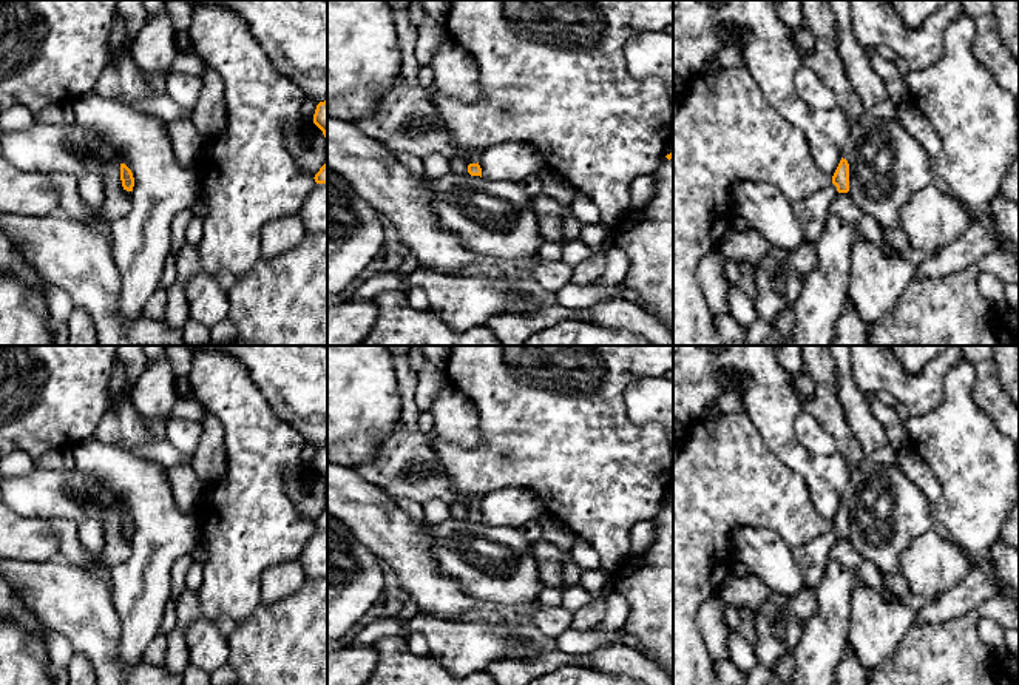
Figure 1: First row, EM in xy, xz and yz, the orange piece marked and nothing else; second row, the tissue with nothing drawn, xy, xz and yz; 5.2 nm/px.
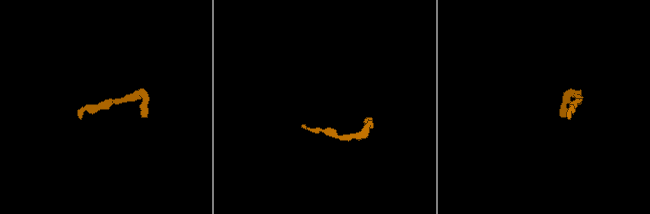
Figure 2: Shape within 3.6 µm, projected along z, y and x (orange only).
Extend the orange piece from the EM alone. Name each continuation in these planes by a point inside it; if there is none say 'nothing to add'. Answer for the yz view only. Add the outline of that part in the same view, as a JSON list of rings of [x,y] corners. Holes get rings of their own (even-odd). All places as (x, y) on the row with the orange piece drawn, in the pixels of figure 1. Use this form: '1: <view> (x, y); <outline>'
1: yz (811, 213); [[[831,184],[806,199],[792,202],[795,218],[803,228],[804,242],[817,242],[837,194],[837,187]]]

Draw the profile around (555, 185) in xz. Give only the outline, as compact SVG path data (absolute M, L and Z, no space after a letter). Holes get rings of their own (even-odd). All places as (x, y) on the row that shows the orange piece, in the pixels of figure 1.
M548 165L539 171L539 176L543 184L542 193L553 197L560 205L571 204L576 199L579 191Z

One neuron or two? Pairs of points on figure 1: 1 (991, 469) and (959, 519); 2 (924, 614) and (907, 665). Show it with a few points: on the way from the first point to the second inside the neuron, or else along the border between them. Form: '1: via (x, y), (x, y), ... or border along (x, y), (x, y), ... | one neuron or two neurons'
1: via (981, 482), (971, 506) | one neuron
2: border along (956, 617), (939, 624), (916, 622) | two neurons

